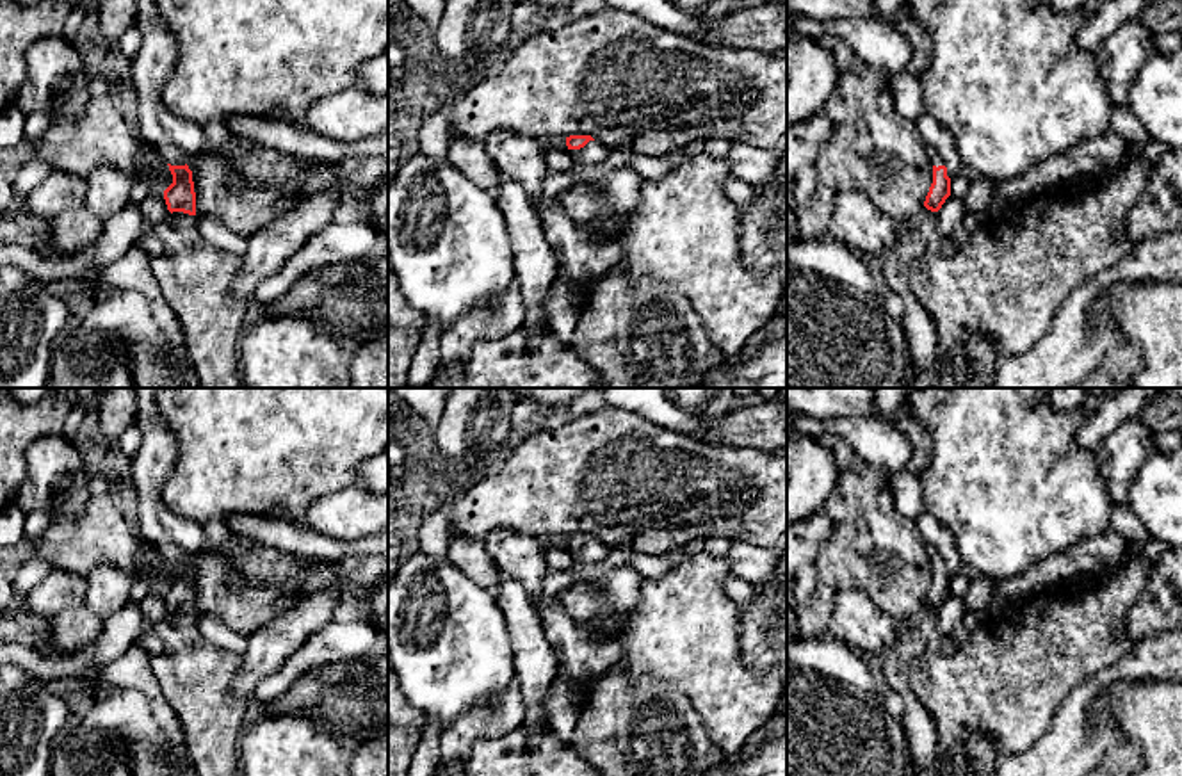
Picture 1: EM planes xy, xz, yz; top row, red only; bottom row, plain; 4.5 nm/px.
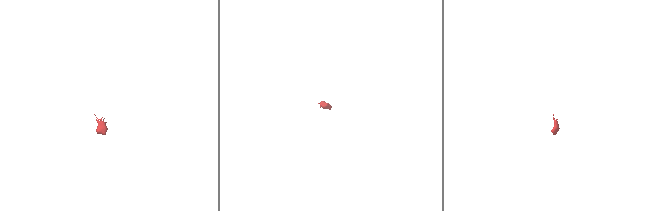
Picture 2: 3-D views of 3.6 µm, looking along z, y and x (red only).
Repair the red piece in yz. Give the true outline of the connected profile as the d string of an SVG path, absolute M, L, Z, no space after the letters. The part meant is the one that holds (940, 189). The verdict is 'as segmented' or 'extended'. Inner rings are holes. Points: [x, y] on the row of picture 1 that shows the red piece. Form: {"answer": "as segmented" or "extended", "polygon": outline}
{"answer": "extended", "polygon": "M922 112L915 121L920 137L926 142L931 164L933 183L924 206L899 228L899 238L885 253L883 278L903 304L899 319L908 340L911 360L911 377L927 370L938 351L936 324L924 306L917 301L910 287L913 262L926 251L927 242L938 233L936 212L951 196L951 180L961 174L961 160L954 144L954 135L929 112Z"}

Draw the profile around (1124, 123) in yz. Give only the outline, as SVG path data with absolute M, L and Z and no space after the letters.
M1127 105L1114 107L1109 132L1129 144L1141 144L1150 139L1143 123L1127 109Z

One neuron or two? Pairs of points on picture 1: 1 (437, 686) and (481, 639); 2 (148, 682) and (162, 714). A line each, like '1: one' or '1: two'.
1: one
2: one

